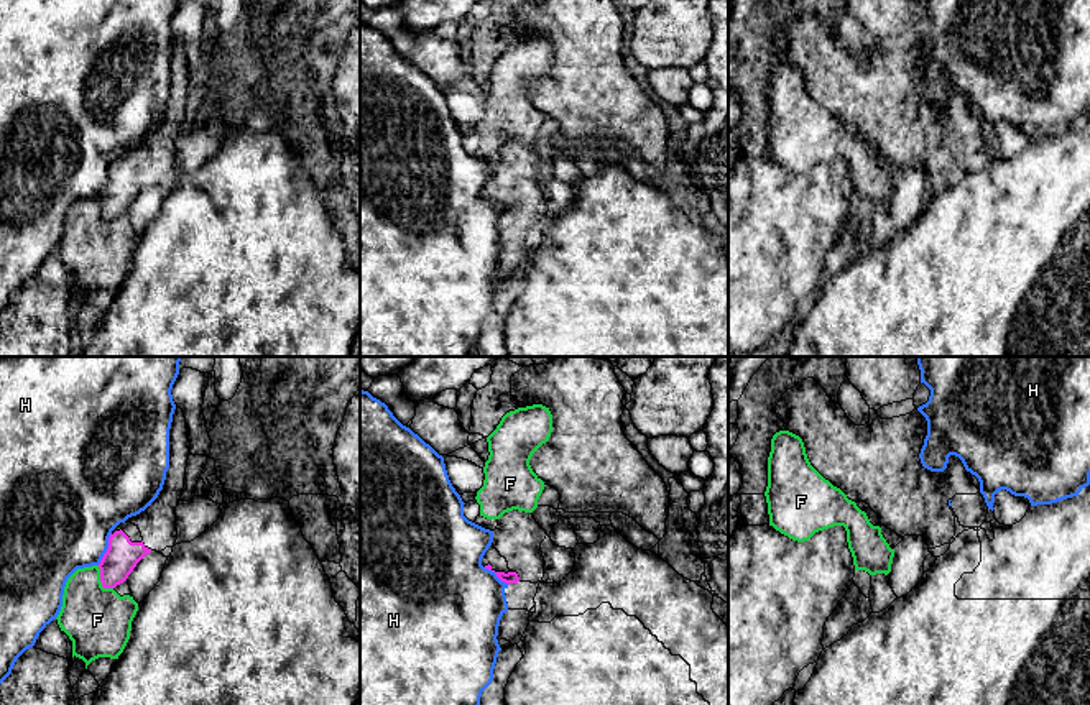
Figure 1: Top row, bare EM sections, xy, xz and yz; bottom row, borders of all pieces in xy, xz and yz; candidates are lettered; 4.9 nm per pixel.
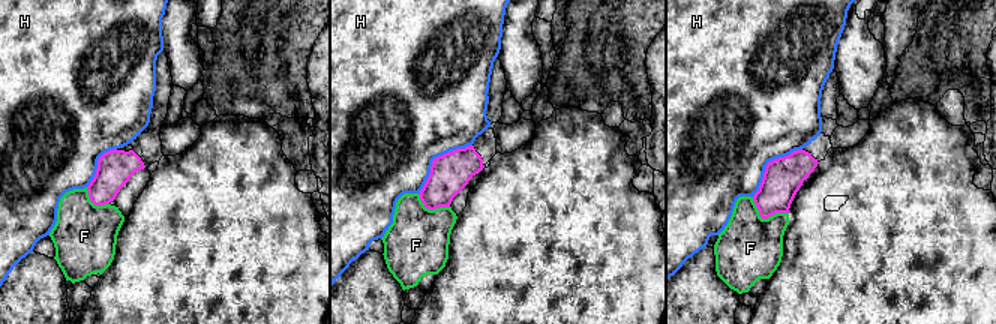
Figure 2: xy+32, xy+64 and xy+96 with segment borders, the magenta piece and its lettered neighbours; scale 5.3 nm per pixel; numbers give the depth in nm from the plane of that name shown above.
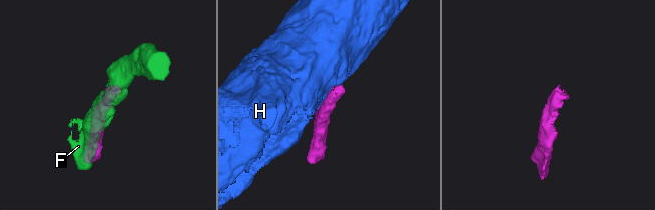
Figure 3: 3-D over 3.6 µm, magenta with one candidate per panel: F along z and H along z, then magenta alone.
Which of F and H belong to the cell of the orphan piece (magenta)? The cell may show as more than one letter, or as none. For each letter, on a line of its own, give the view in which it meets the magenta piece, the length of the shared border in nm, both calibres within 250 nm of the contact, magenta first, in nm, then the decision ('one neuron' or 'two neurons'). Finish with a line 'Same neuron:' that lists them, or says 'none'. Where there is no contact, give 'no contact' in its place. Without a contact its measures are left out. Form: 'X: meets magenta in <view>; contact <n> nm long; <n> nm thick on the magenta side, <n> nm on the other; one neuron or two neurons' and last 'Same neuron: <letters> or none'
F: meets magenta in xy; contact 140 nm long; 160 nm thick on the magenta side, 320 nm on the other; two neurons
H: meets magenta in xy; contact 170 nm long; 160 nm thick on the magenta side, 460 nm on the other; two neurons
Same neuron: none

